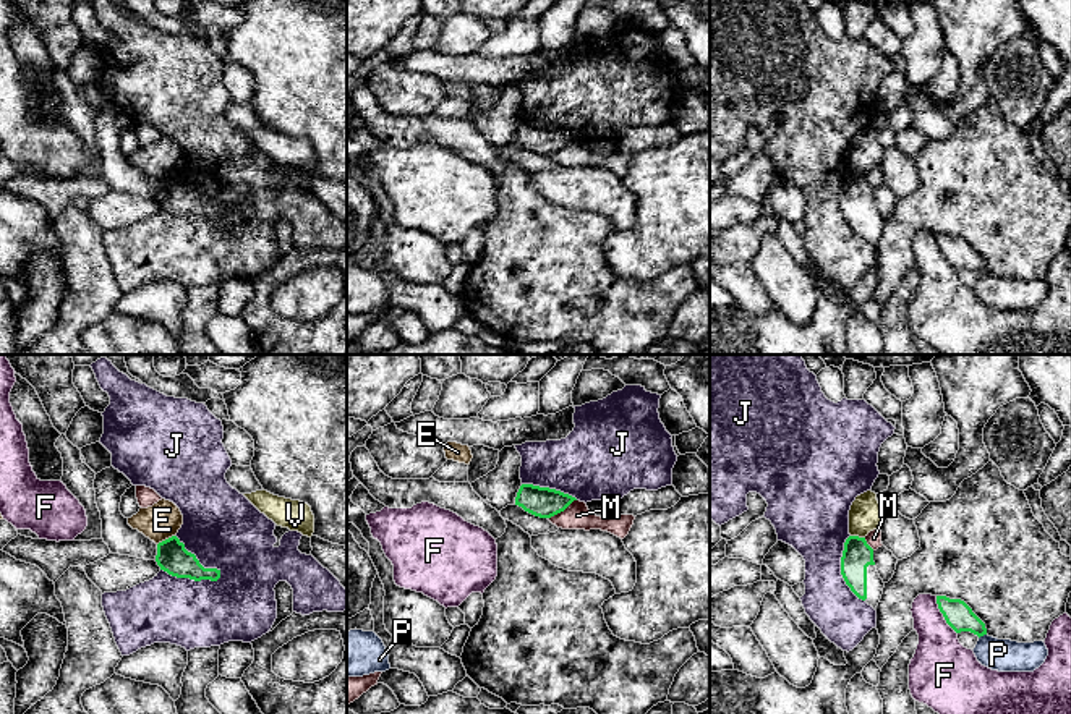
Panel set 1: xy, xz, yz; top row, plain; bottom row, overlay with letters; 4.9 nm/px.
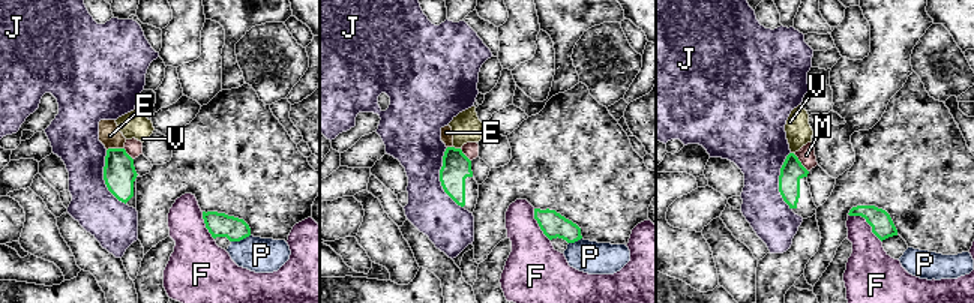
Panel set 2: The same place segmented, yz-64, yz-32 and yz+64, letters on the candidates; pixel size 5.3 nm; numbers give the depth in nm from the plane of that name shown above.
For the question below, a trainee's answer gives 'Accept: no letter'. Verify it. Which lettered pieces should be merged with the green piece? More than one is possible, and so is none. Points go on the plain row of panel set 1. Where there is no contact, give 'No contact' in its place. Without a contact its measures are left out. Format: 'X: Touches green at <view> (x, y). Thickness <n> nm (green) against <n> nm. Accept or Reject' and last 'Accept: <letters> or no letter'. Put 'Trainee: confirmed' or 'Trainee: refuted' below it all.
E: Touches green at xy (166, 177). Thickness 160 nm (green) against 180 nm. Reject
F: Touches green at yz (943, 253). Thickness 140 nm (green) against 300 nm. Reject
J: Touches green at xy (198, 199). Thickness 160 nm (green) against 380 nm. Reject
M: Touches green at xz (561, 148). Thickness 150 nm (green) against 130 nm. Reject
P: Touches green at yz (982, 272). Thickness 140 nm (green) against 160 nm. Reject
V: Touches green at yz (857, 174). Thickness 150 nm (green) against 160 nm. Reject
Accept: no letter
Trainee: confirmed

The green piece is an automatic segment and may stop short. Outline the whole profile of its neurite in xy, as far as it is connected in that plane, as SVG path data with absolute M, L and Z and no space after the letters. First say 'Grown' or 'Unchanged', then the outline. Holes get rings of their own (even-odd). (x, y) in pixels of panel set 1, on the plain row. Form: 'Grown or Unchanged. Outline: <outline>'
Unchanged. Outline: M177 173L157 181L156 199L160 207L177 215L190 215L194 219L217 219L220 215L220 207L204 206L196 193L188 189Z

